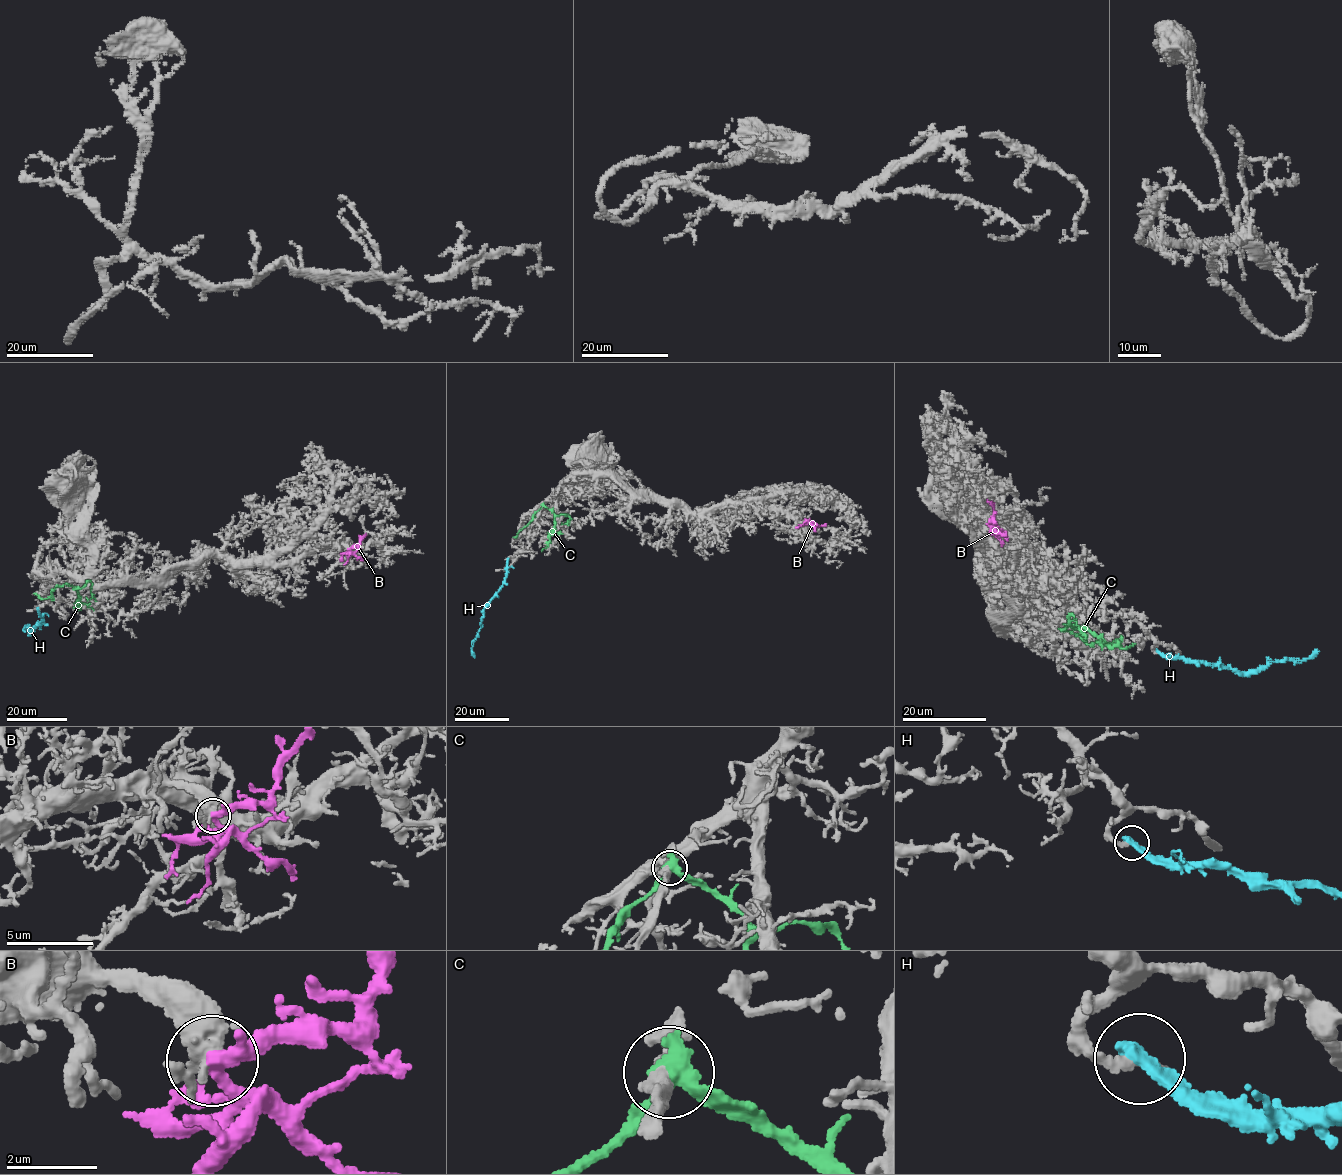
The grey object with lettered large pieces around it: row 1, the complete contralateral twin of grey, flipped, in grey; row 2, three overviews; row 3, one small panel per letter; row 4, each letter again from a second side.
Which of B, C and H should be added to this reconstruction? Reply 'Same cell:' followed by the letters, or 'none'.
Same cell: B

